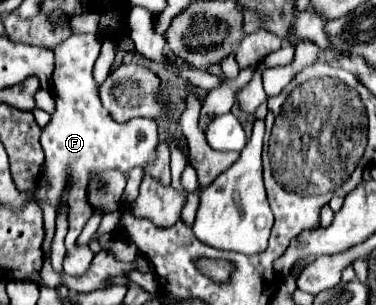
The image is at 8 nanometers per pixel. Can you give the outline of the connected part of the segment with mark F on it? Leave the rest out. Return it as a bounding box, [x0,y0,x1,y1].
[35,35,159,277]

